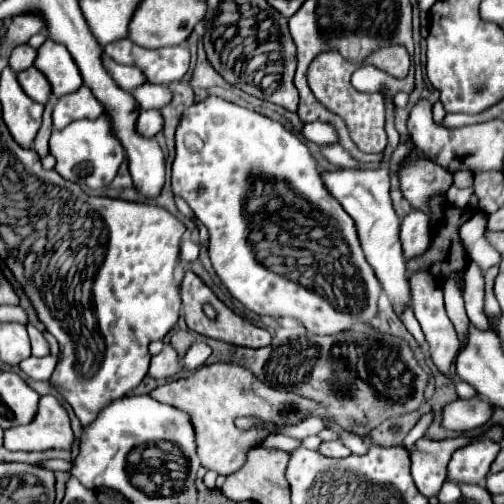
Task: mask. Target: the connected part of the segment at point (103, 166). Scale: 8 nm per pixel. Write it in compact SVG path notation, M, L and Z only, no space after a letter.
M100 115L98 119L80 119L62 131L54 131L50 137L50 153L56 157L56 171L64 179L74 183L84 181L90 189L110 185L124 159L124 149L116 135L112 135L112 127L108 127L108 115Z

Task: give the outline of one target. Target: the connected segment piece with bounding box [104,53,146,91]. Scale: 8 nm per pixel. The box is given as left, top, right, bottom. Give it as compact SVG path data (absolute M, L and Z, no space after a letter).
M104 53L104 67L108 67L108 73L112 75L112 79L116 79L118 87L124 87L124 91L130 91L130 89L134 89L146 81L144 75L136 67L118 65L106 53Z

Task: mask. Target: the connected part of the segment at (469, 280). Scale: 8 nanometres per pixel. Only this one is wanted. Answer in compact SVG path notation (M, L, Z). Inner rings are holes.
M470 261L464 275L464 301L466 301L466 313L472 325L476 325L482 331L488 331L488 319L484 315L484 277L476 265L476 261Z

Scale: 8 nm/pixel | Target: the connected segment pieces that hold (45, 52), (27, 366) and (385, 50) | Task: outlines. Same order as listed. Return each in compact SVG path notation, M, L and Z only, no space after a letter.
M46 39L38 47L34 67L46 75L52 87L52 97L62 97L66 93L76 91L82 85L82 75L72 55L62 43L56 43L52 39Z
M48 355L48 357L28 357L28 359L24 359L20 363L20 369L28 377L32 377L36 381L46 381L52 375L54 367L56 367L56 357L54 355Z
M392 43L388 47L380 47L378 51L372 51L366 57L366 63L370 63L370 65L389 65L391 67L389 72L392 76L404 78L409 72L411 61L408 51L402 45Z

